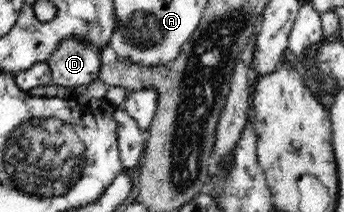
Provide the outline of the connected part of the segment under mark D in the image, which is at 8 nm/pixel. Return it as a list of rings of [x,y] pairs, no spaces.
[[[76,37],[69,38],[49,57],[47,64],[51,68],[53,83],[76,88],[98,79],[103,65],[102,51],[91,48]]]

